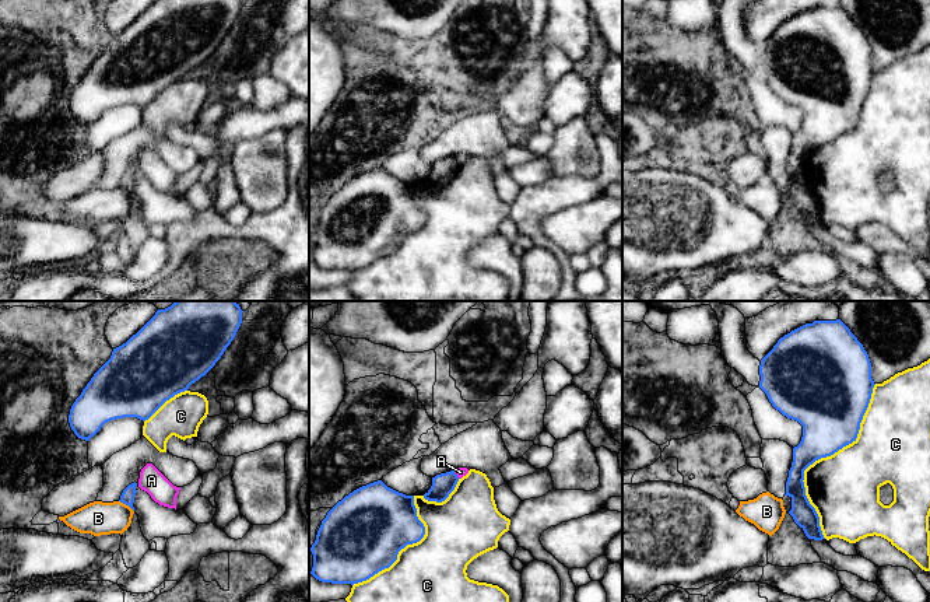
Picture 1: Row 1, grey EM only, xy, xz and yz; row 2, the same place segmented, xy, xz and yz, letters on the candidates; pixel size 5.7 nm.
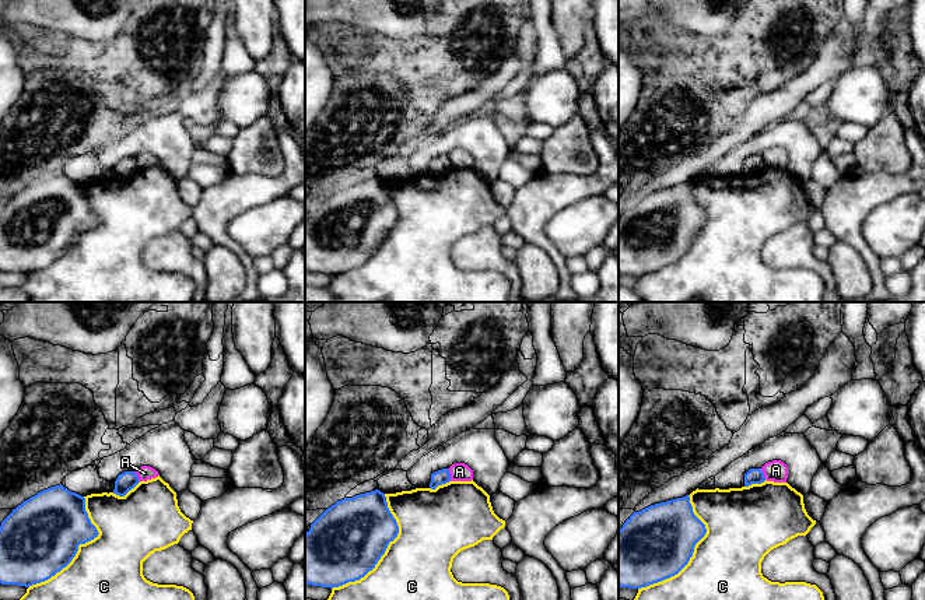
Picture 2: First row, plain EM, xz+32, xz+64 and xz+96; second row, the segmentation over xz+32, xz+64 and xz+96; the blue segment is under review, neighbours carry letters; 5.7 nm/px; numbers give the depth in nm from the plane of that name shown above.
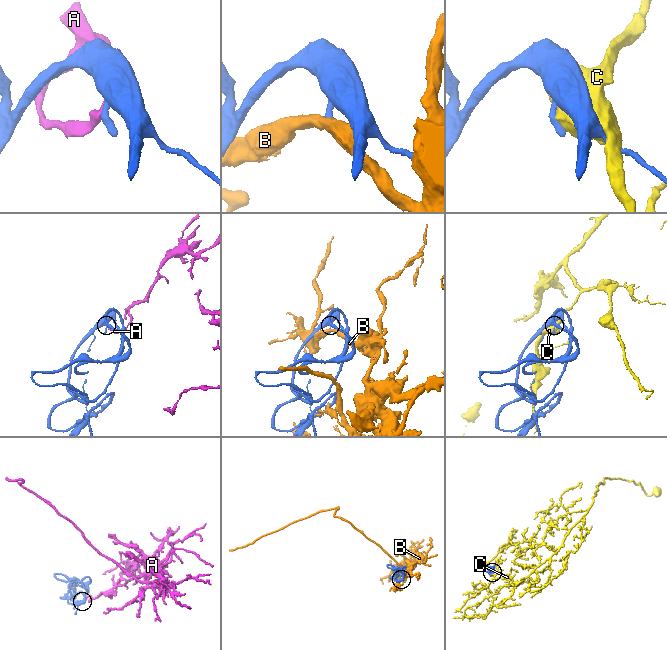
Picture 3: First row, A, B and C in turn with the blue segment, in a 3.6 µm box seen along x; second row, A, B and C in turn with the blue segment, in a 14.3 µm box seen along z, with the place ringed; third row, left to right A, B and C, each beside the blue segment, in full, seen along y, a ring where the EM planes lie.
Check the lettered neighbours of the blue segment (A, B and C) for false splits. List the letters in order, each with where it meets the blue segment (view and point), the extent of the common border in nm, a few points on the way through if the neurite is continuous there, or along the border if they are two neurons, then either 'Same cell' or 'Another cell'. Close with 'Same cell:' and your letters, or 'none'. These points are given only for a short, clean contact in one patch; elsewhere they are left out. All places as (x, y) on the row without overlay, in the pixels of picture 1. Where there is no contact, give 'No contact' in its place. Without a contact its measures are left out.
A: Touches blue at xz (456, 161). Shared border 60 nm. Boundary: xz (453, 157), (459, 164). Another cell
B: Touches blue at xy (126, 191). Shared border 110 nm. Another cell
C: Touches blue at yz (823, 143). Shared border 950 nm. Another cell
Same cell: none

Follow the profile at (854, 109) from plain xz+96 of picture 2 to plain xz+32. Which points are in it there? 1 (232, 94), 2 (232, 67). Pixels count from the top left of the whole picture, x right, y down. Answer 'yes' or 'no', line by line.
1: yes
2: no

